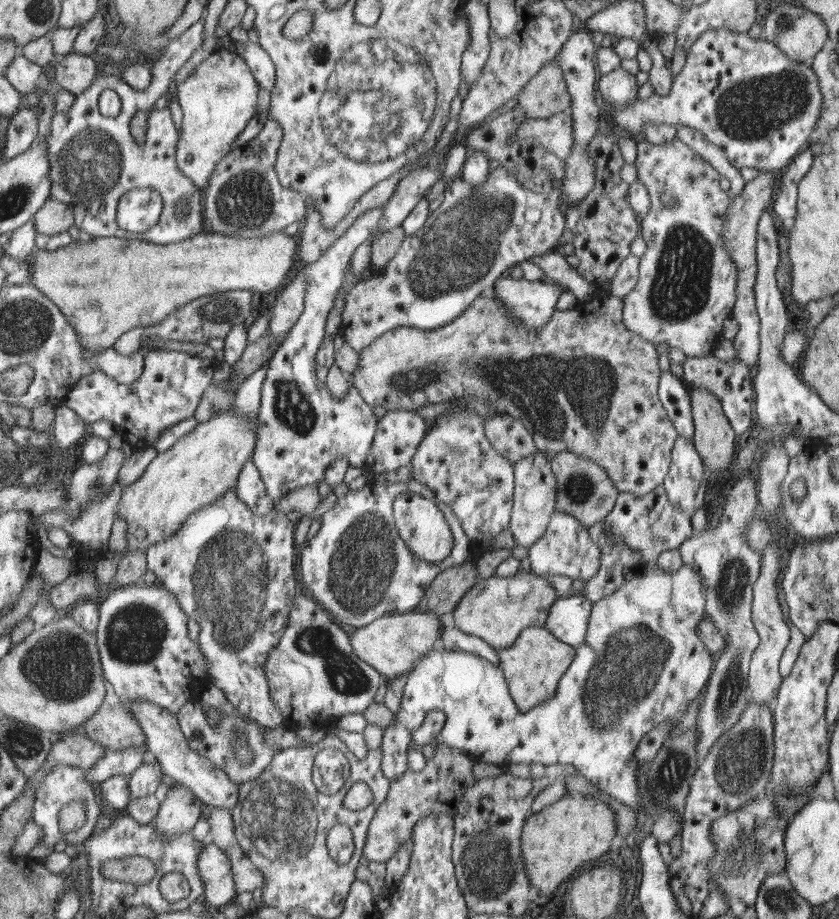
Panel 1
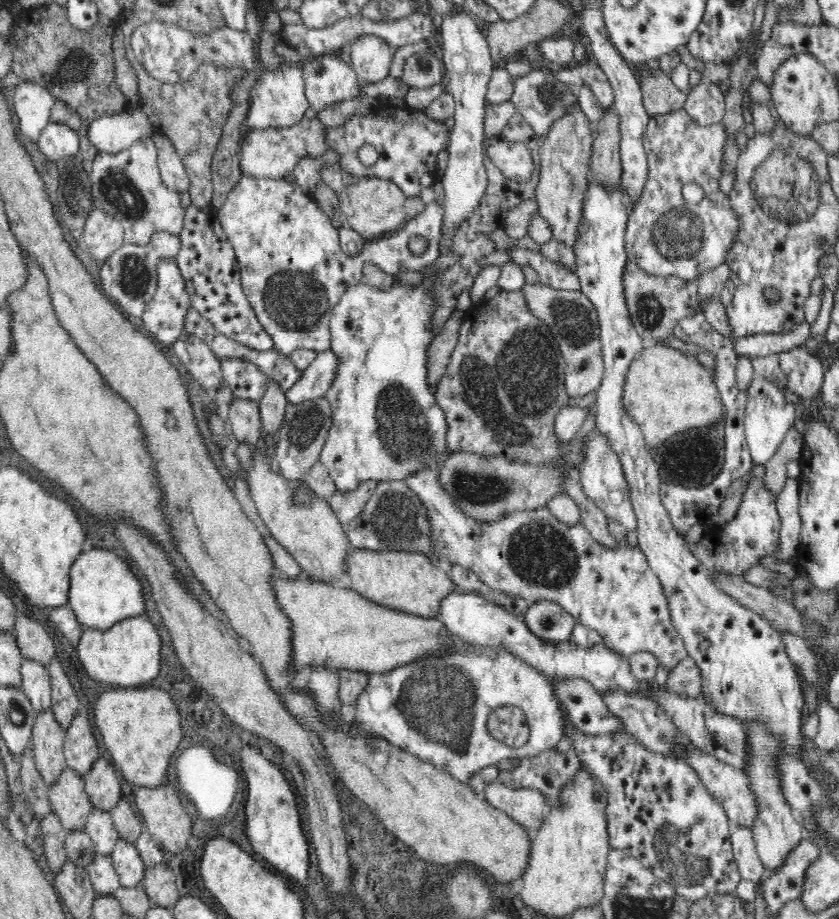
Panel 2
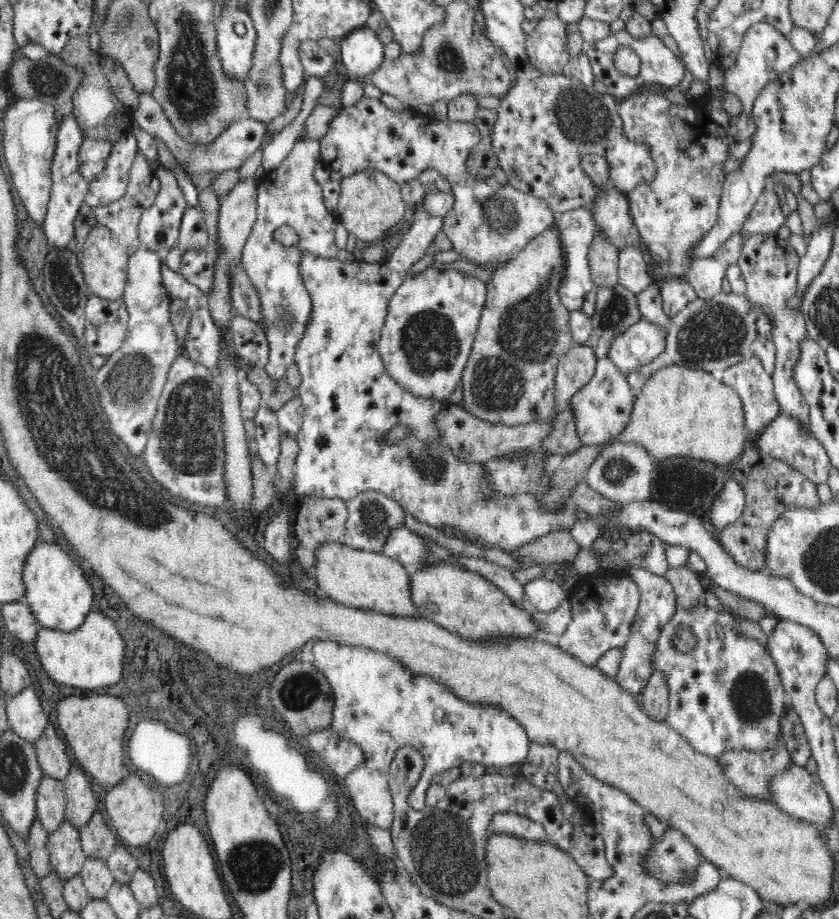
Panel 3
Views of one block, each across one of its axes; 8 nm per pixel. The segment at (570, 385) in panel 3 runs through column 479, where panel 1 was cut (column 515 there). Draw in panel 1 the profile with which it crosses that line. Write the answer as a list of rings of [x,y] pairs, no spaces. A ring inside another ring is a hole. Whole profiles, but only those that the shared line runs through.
[[[506,414],[491,415],[485,424],[490,444],[510,463],[517,463],[538,450],[531,431],[520,419]]]

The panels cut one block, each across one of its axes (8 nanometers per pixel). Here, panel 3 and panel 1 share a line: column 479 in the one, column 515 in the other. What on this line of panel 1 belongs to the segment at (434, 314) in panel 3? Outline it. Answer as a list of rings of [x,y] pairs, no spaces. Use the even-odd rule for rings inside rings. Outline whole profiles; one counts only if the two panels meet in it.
[[[502,275],[491,290],[496,299],[503,301],[510,318],[518,318],[528,332],[534,330],[536,334],[555,314],[556,303],[562,293],[558,285],[530,282],[524,278],[514,280],[511,276]]]

